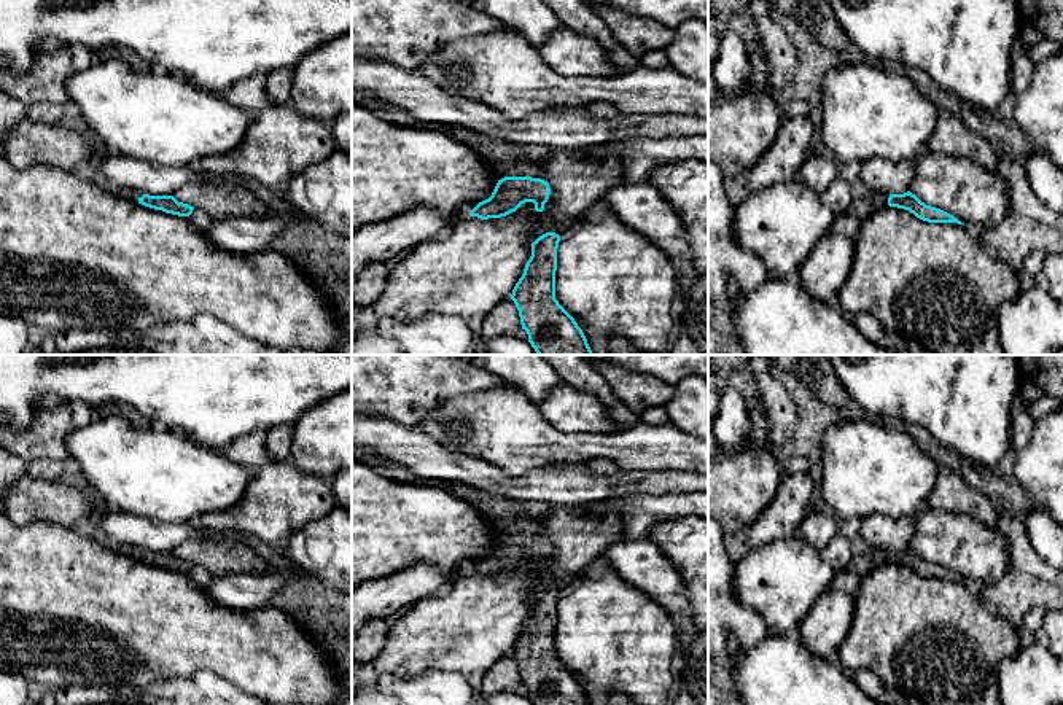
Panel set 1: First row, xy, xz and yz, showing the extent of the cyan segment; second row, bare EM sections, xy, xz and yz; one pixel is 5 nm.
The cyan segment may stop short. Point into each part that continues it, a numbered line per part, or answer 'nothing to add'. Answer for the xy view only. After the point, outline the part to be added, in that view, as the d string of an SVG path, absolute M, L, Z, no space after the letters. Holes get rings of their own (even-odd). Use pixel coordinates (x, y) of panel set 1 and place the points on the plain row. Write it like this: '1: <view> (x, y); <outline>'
1: xy (126, 549); M119 544L119 546L115 546L115 549L119 554L124 554L124 555L129 555L129 557L134 557L134 559L138 559L138 555L143 552L142 549L129 546L129 544Z

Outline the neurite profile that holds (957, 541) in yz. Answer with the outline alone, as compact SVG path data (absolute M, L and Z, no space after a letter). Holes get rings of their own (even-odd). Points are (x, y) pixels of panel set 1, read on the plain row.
M923 509L909 546L926 562L982 586L996 584L1010 570L1010 544L1003 532L969 514Z

